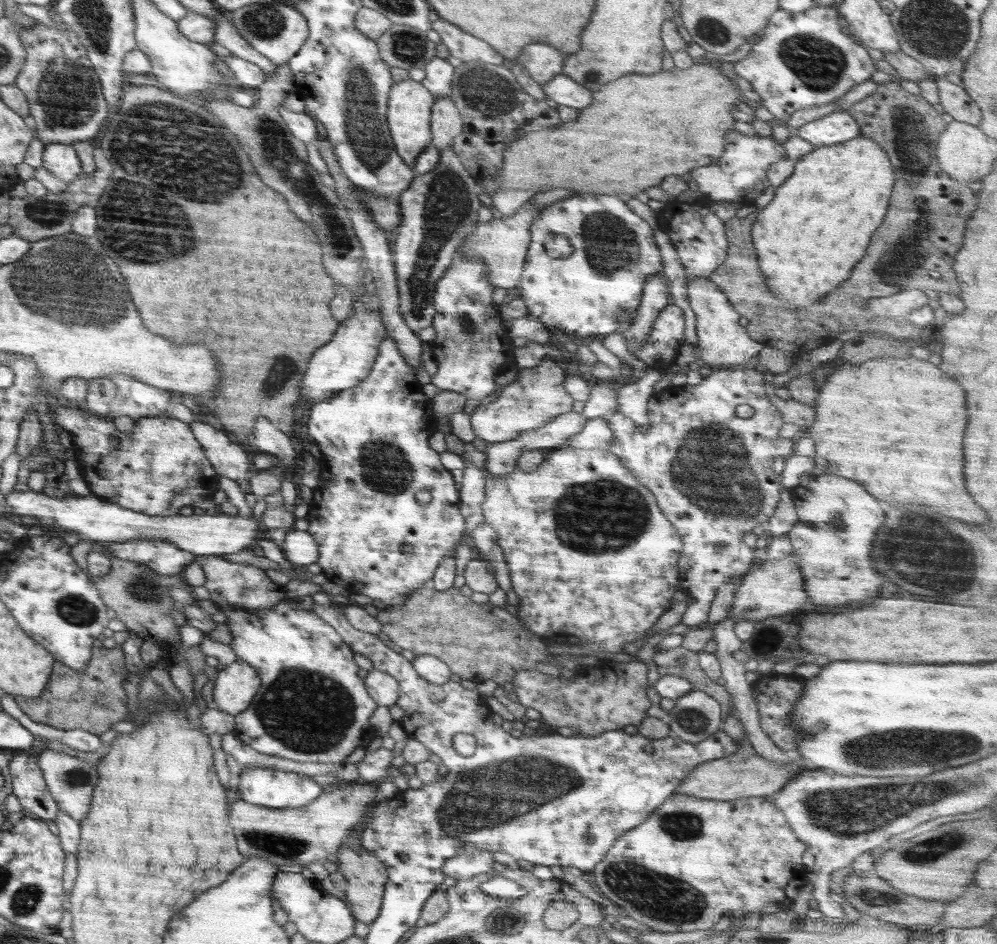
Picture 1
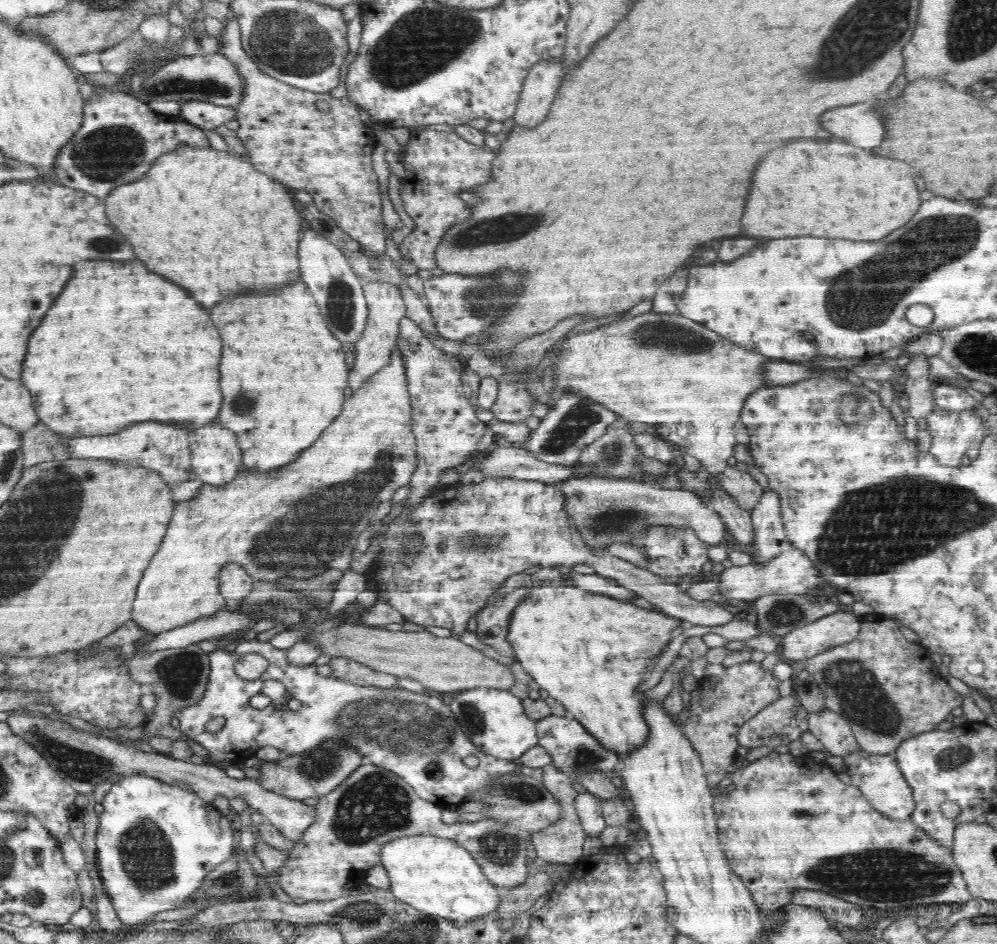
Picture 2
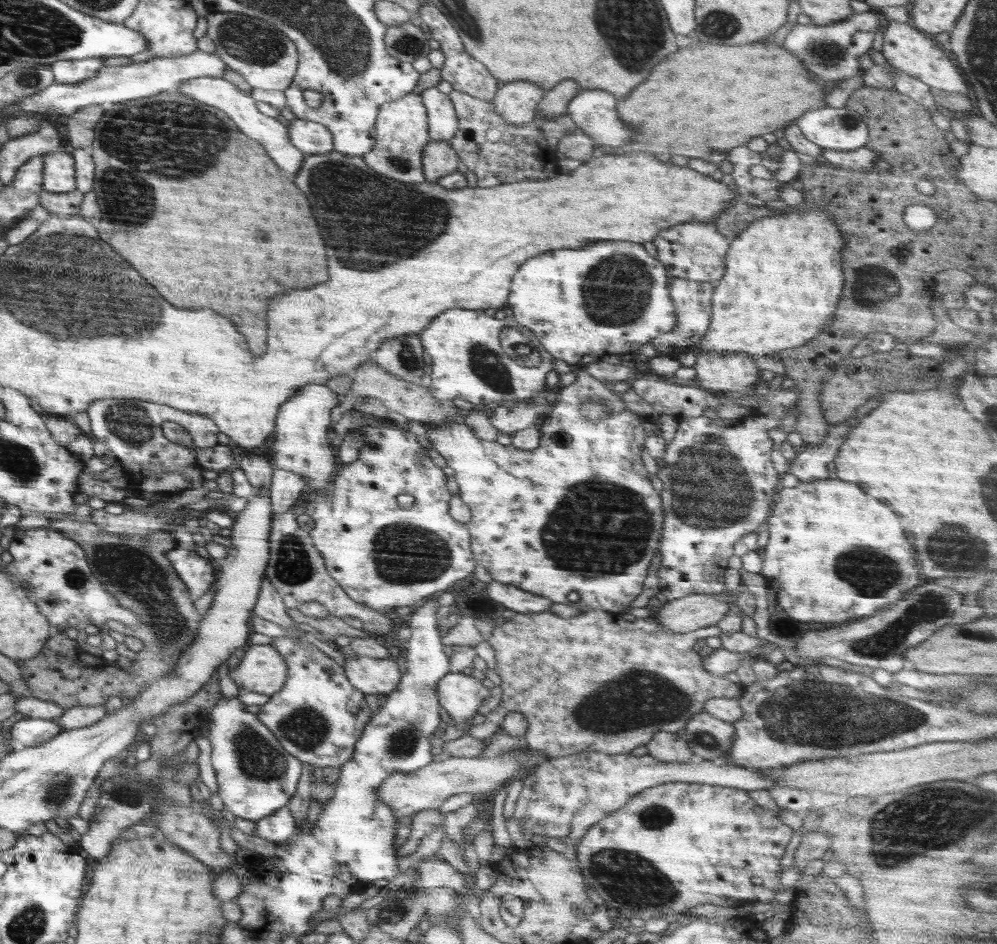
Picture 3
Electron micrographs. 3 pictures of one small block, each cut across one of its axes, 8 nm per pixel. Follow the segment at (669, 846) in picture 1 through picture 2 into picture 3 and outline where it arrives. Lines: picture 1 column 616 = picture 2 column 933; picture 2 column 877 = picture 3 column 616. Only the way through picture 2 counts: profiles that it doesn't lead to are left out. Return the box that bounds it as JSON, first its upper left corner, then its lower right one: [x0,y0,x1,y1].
[575,781,794,925]

